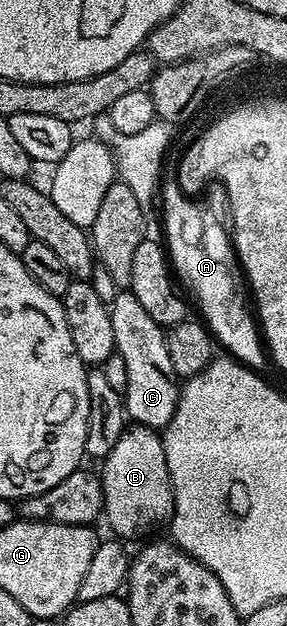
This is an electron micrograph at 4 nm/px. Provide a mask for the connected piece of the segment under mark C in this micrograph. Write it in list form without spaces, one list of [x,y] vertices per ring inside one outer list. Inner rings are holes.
[[[119,291],[109,308],[113,319],[115,352],[123,358],[128,371],[123,407],[134,424],[162,431],[173,419],[173,411],[177,411],[181,388],[180,378],[173,371],[173,359],[169,359],[164,326],[158,325],[129,291]]]

